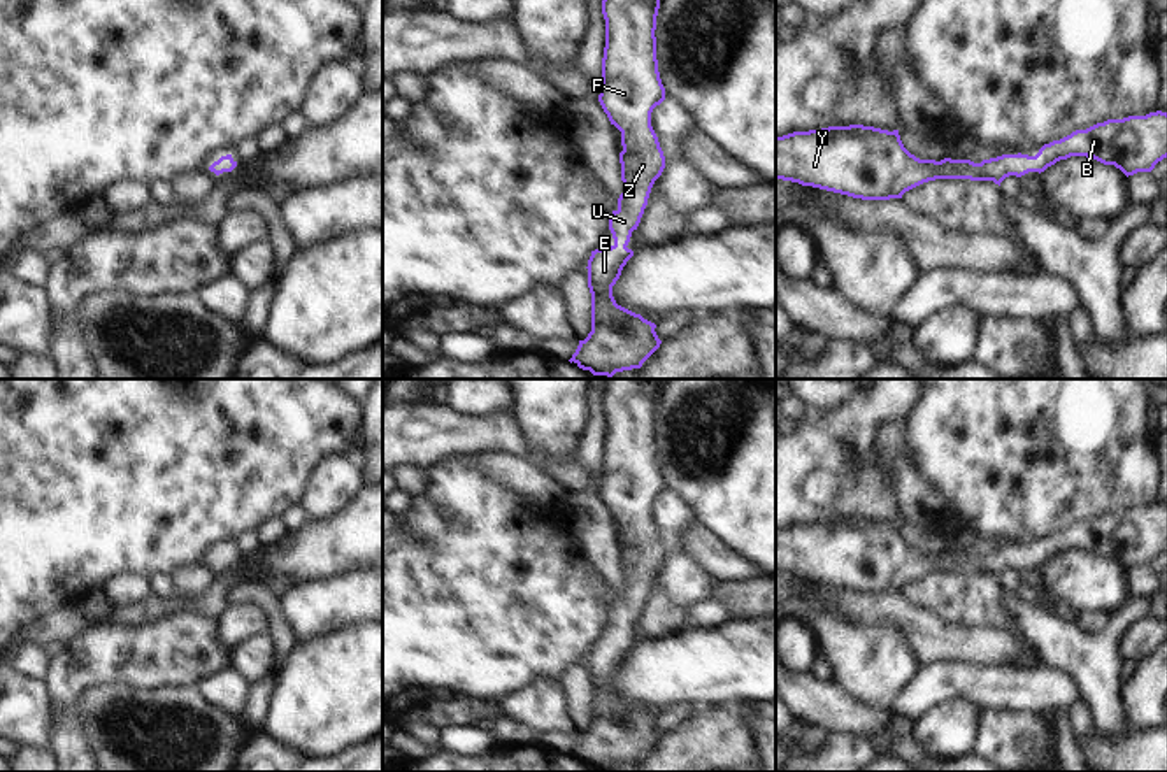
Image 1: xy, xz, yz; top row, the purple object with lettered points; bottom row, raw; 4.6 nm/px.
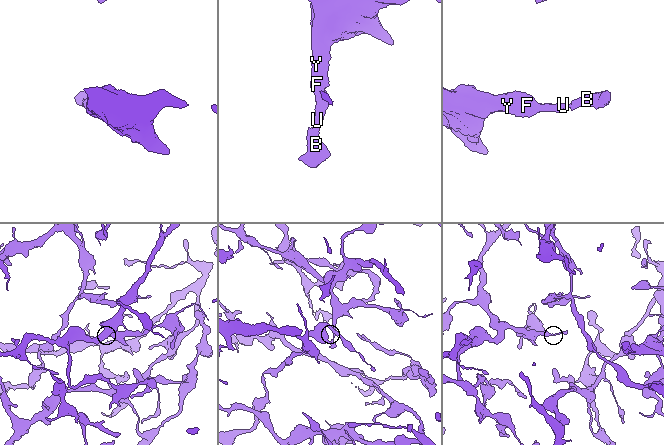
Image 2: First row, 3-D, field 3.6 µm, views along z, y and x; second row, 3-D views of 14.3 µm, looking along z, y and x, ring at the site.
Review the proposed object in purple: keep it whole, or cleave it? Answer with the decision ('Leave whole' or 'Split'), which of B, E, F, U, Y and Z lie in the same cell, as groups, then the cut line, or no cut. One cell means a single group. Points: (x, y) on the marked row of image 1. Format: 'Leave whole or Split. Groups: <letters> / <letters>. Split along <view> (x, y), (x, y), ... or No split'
Leave whole. Groups: B E F U Y Z. No split.

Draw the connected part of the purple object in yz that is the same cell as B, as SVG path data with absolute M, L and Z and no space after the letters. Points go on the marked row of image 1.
M1156 111L1146 116L1107 119L1044 144L1035 156L1021 153L1002 154L981 163L951 158L941 161L920 160L904 147L899 130L888 132L874 126L849 125L793 132L776 137L776 179L862 200L890 200L902 198L906 191L935 179L993 181L1000 186L1009 175L1041 174L1056 161L1070 156L1086 156L1104 165L1114 165L1127 177L1137 172L1151 172L1158 161L1167 158L1167 112Z

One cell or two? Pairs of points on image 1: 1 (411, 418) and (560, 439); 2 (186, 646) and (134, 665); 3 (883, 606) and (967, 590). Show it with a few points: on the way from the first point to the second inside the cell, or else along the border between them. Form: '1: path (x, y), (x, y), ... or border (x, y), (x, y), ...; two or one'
1: border (509, 409), (530, 446), (544, 453), (560, 453); two
2: path (174, 651), (146, 657); one
3: border (901, 592), (918, 609), (927, 609), (943, 621); two

